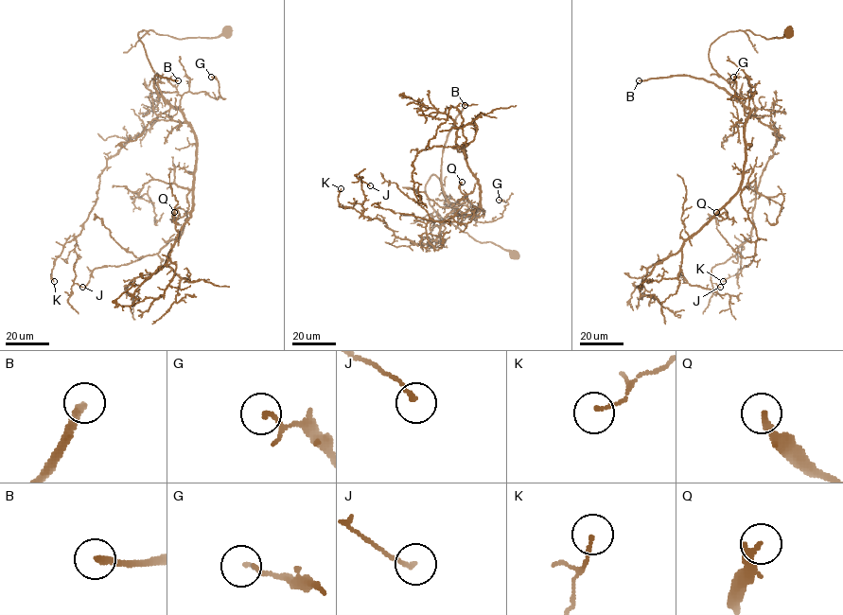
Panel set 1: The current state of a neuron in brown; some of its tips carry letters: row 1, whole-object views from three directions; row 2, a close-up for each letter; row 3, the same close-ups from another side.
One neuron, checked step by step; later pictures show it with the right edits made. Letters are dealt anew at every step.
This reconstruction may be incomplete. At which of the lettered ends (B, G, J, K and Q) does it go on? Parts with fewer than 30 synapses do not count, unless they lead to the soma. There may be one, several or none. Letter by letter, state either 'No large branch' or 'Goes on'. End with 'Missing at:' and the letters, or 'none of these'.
B: Goes on
G: No large branch
J: No large branch
K: No large branch
Q: No large branch
Missing at: B

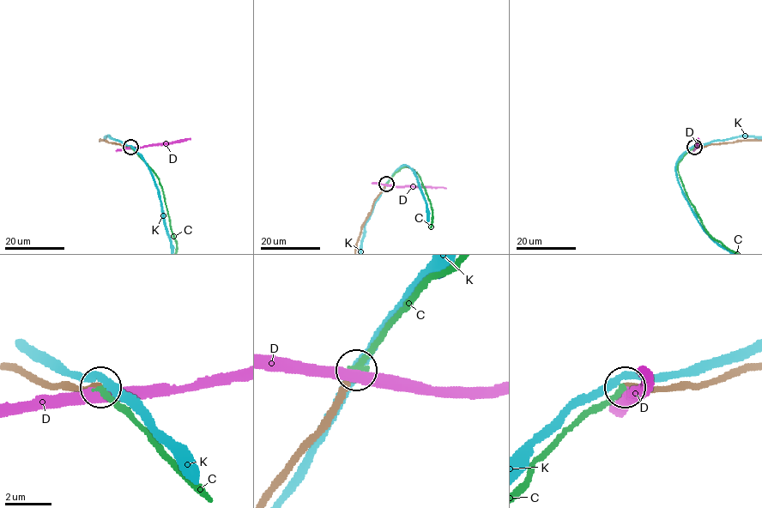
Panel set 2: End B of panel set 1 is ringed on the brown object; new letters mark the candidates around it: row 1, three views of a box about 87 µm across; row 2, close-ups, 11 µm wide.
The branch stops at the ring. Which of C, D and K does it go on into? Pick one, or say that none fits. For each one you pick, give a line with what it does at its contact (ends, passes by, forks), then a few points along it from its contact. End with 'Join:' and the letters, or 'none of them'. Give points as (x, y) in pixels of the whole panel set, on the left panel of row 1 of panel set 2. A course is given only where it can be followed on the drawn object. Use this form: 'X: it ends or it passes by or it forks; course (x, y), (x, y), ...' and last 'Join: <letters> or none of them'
C: it ends
Join: C

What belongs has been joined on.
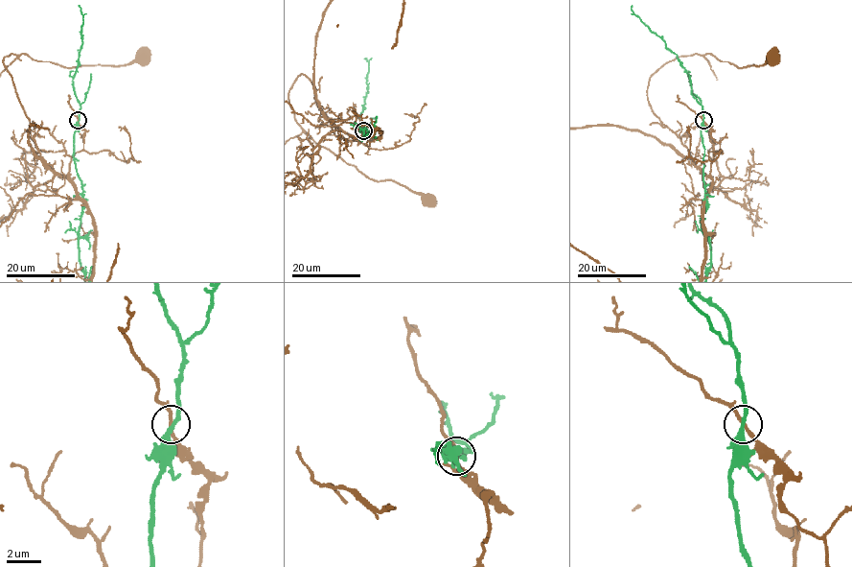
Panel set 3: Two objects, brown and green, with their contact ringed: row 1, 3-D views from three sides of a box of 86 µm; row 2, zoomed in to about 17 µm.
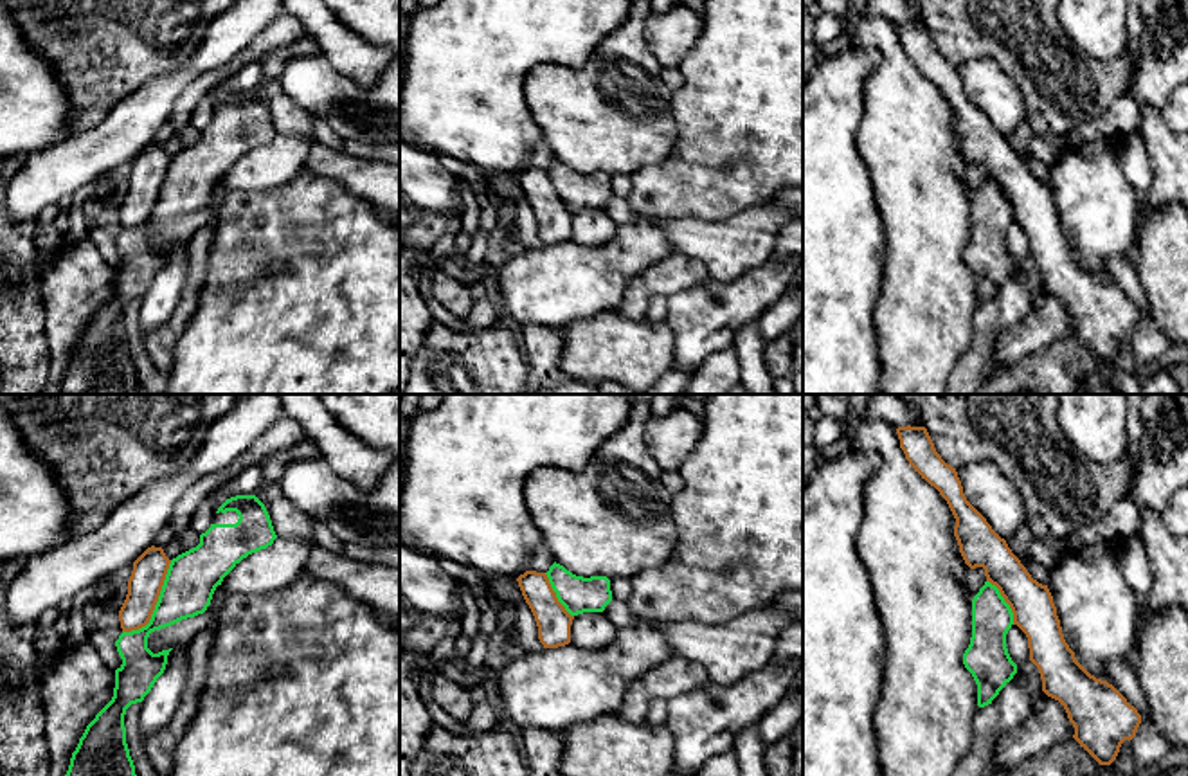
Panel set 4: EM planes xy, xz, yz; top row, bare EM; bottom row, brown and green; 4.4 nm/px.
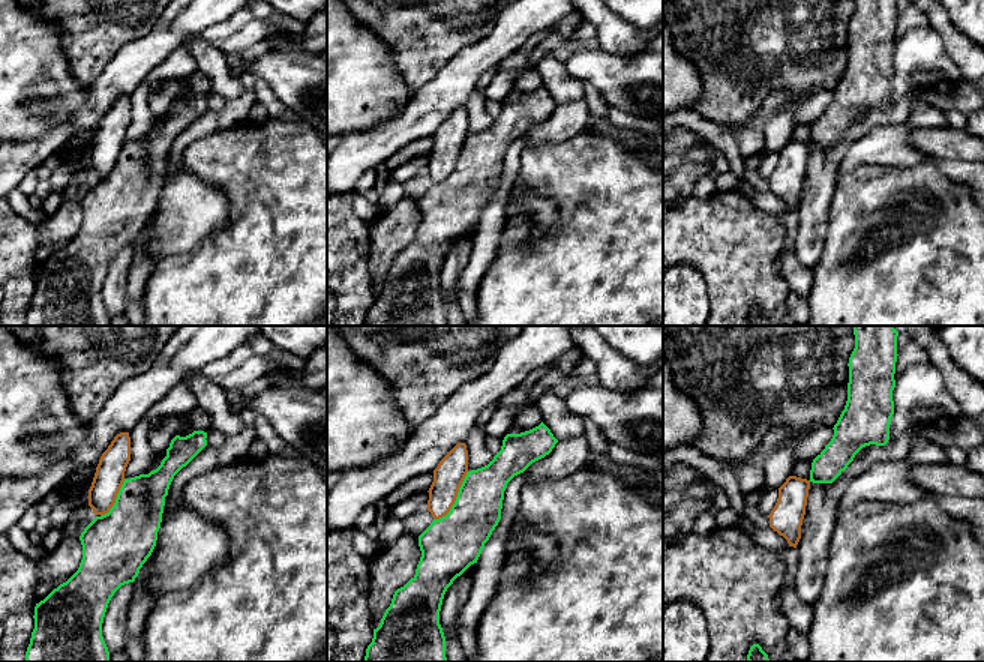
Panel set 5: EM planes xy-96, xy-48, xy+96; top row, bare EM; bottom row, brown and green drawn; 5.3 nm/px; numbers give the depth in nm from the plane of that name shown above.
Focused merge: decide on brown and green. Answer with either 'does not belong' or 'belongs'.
does not belong

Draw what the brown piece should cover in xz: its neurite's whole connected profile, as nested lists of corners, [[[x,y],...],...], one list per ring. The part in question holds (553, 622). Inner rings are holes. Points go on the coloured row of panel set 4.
[[[526,571],[517,578],[526,603],[529,605],[536,627],[538,639],[544,648],[558,648],[571,643],[571,616],[558,601],[545,573]]]

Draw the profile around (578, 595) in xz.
[[[556,562],[545,574],[558,601],[571,616],[603,612],[612,601],[610,580],[607,576],[576,576]]]

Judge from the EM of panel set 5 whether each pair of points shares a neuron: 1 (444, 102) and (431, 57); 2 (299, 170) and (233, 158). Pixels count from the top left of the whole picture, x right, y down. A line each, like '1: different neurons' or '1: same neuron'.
1: different neurons
2: same neuron

